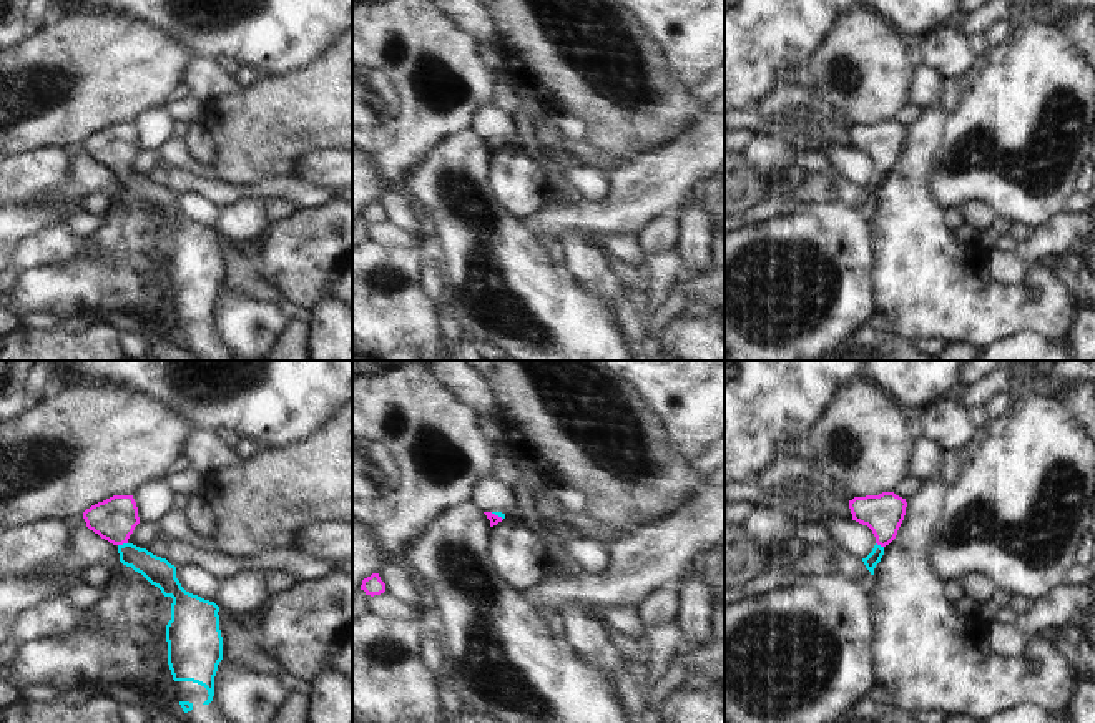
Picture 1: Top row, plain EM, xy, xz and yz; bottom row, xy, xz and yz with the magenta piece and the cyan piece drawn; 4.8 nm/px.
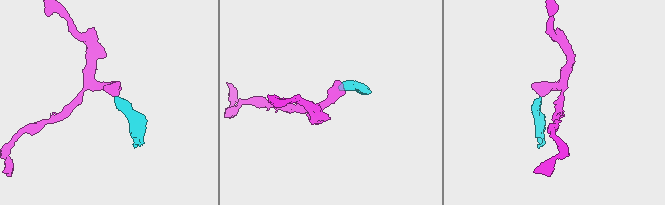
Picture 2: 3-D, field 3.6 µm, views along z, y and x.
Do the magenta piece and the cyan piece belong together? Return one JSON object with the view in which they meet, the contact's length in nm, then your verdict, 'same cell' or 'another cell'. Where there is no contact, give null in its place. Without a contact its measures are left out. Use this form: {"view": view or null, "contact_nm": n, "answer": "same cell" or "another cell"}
{"view": "xy", "contact_nm": 50, "answer": "same cell"}

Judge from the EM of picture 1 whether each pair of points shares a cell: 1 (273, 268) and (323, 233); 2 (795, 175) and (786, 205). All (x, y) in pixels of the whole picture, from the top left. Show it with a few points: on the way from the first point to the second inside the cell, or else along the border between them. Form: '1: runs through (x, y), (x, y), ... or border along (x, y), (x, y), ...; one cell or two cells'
1: runs through (284, 258), (301, 255), (311, 245); one cell
2: border along (790, 193), (766, 200); two cells

